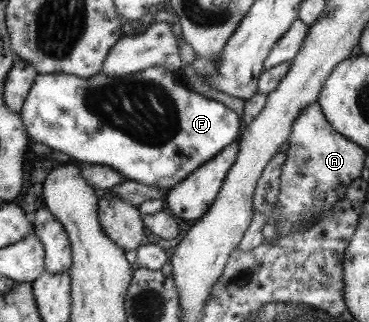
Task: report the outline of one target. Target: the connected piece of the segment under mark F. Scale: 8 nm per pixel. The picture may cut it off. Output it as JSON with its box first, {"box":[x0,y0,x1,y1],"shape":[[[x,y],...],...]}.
{"box":[19,67,243,191],"shape":[[[149,67],[124,77],[107,77],[100,73],[88,79],[69,73],[38,74],[23,100],[19,116],[32,142],[61,151],[82,164],[106,165],[127,180],[169,191],[197,166],[236,141],[243,127],[233,110],[190,91],[183,82],[176,83],[176,75],[177,72],[172,73],[165,67]]]}

